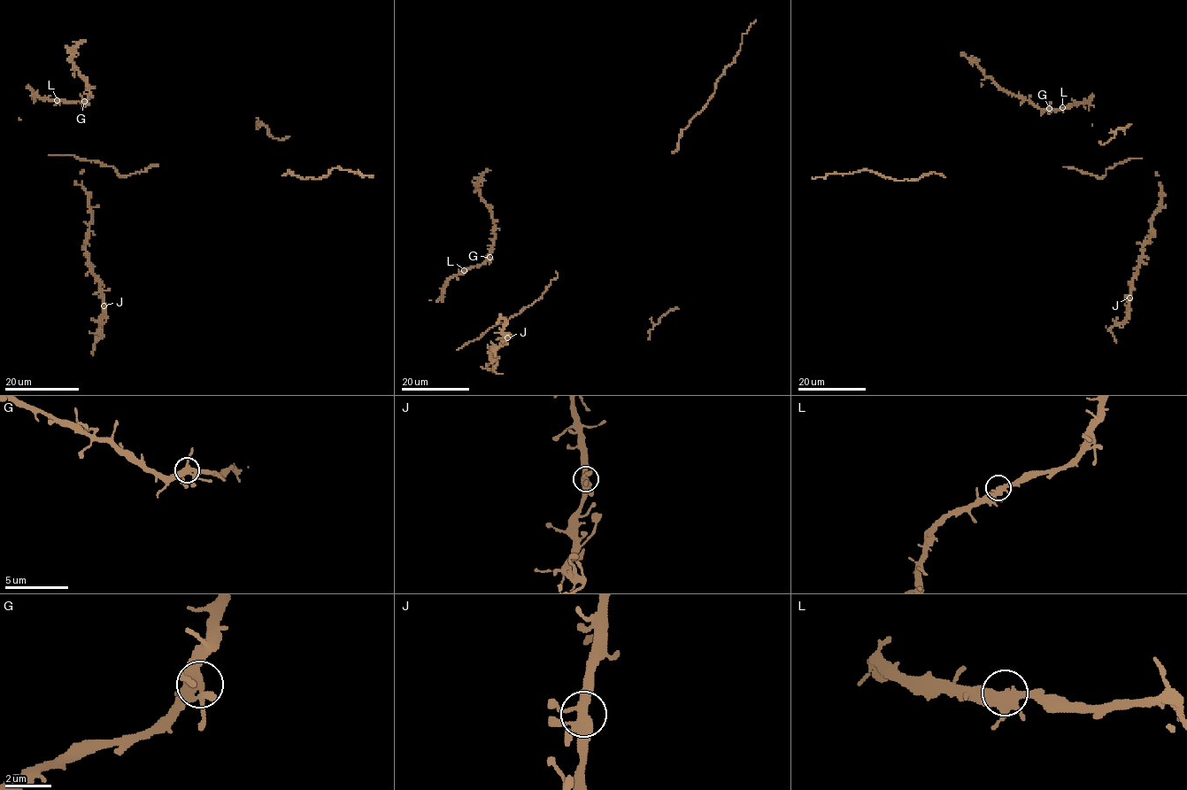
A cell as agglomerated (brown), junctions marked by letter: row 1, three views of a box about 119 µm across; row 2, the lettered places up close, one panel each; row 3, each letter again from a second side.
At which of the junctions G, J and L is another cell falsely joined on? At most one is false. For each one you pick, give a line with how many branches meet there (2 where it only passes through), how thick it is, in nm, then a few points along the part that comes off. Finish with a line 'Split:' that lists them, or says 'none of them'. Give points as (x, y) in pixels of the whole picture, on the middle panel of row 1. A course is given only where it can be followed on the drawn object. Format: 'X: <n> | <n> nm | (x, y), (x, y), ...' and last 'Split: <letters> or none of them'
Split: none of them

